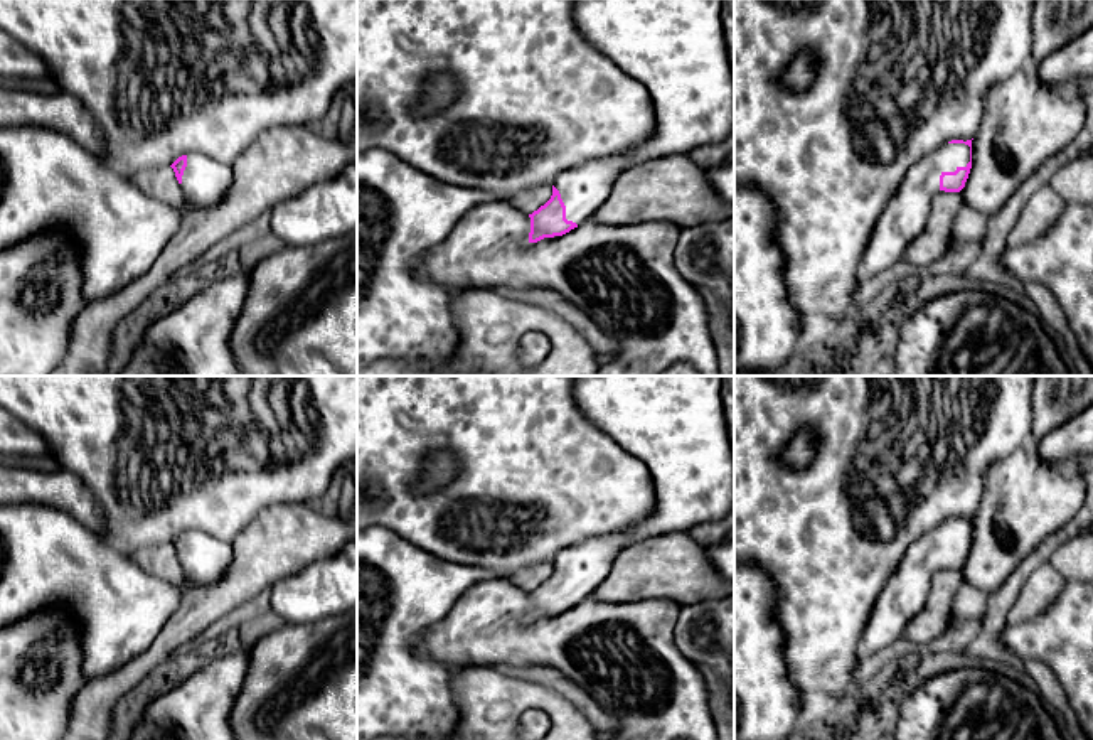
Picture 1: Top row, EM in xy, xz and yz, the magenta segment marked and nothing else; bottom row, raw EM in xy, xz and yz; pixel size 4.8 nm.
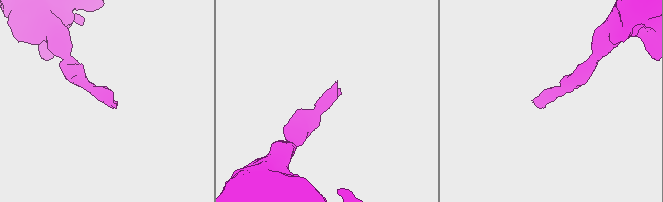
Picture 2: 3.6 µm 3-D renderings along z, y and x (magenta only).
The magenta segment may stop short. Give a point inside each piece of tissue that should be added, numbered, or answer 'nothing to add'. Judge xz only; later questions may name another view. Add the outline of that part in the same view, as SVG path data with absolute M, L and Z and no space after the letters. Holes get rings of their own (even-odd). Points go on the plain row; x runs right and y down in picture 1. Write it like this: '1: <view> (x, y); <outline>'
1: xz (676, 425); M574 376L573 396L578 410L648 469L657 502L653 512L628 533L589 538L557 553L554 565L566 583L568 598L578 603L588 598L605 580L618 553L630 544L721 521L734 509L734 453L721 401L721 384L721 376Z

